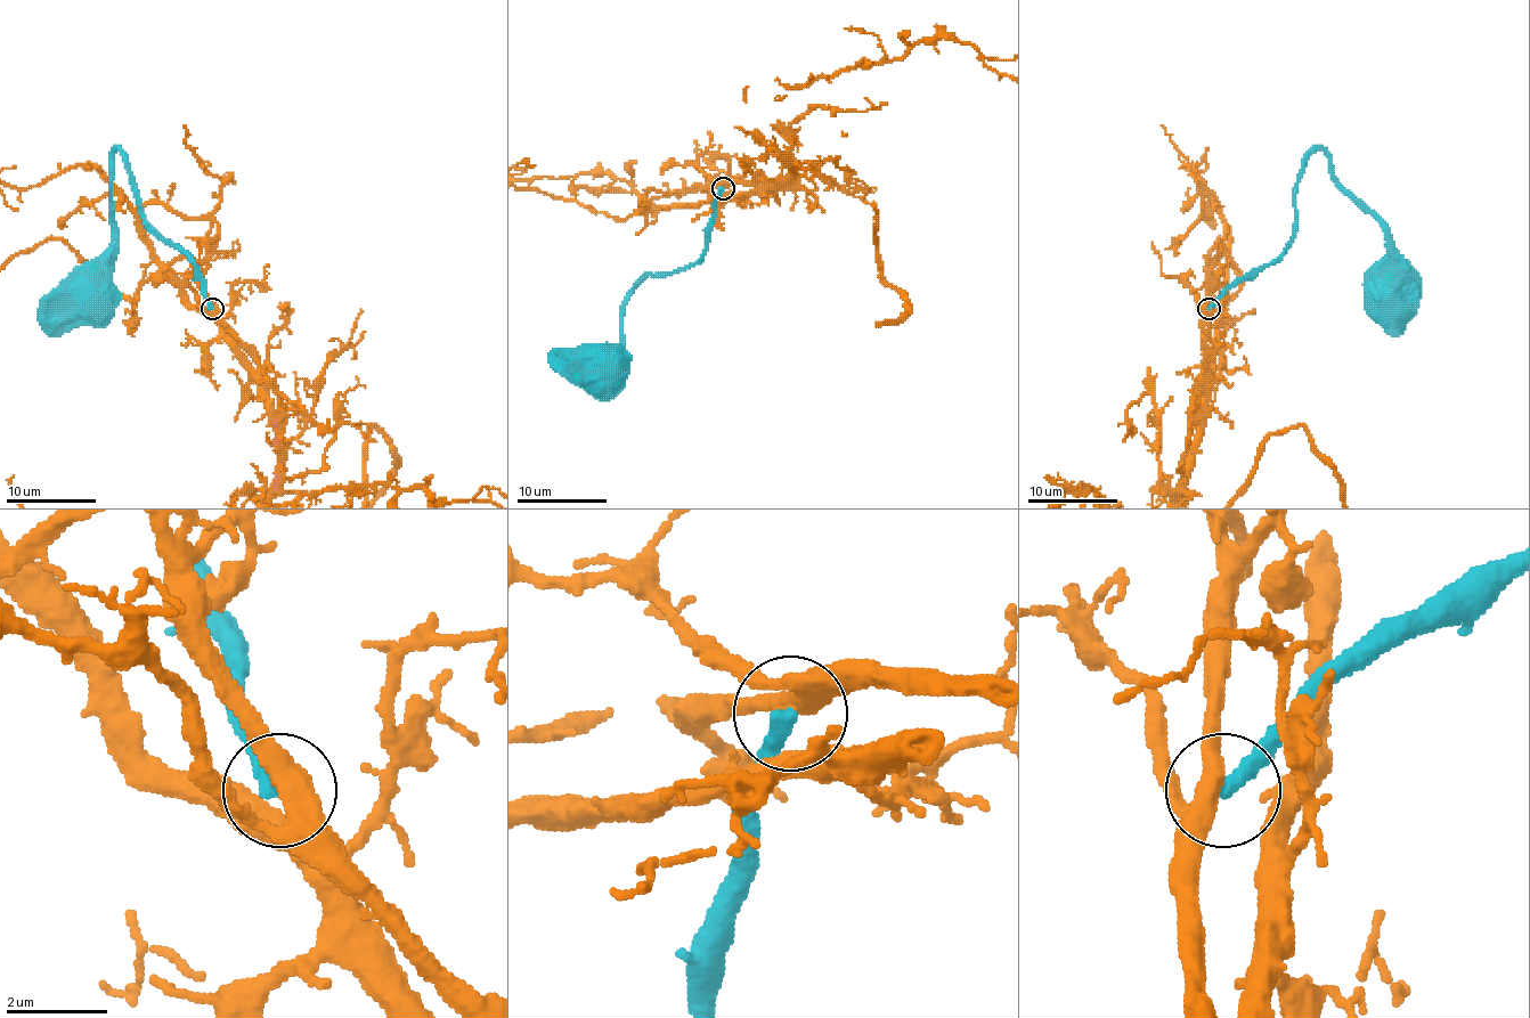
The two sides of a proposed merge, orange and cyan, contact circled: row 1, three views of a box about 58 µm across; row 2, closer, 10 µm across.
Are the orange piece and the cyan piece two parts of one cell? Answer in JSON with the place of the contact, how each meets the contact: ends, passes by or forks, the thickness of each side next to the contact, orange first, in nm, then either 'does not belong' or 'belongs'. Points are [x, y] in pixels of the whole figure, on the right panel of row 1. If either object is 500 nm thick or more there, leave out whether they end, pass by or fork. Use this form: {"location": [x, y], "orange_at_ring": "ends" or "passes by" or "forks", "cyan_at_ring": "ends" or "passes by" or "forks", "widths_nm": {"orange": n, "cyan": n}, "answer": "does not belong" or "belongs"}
{"location": [1209, 308], "orange_at_ring": "forks", "cyan_at_ring": "ends", "widths_nm": {"orange": 400, "cyan": 360}, "answer": "does not belong"}

